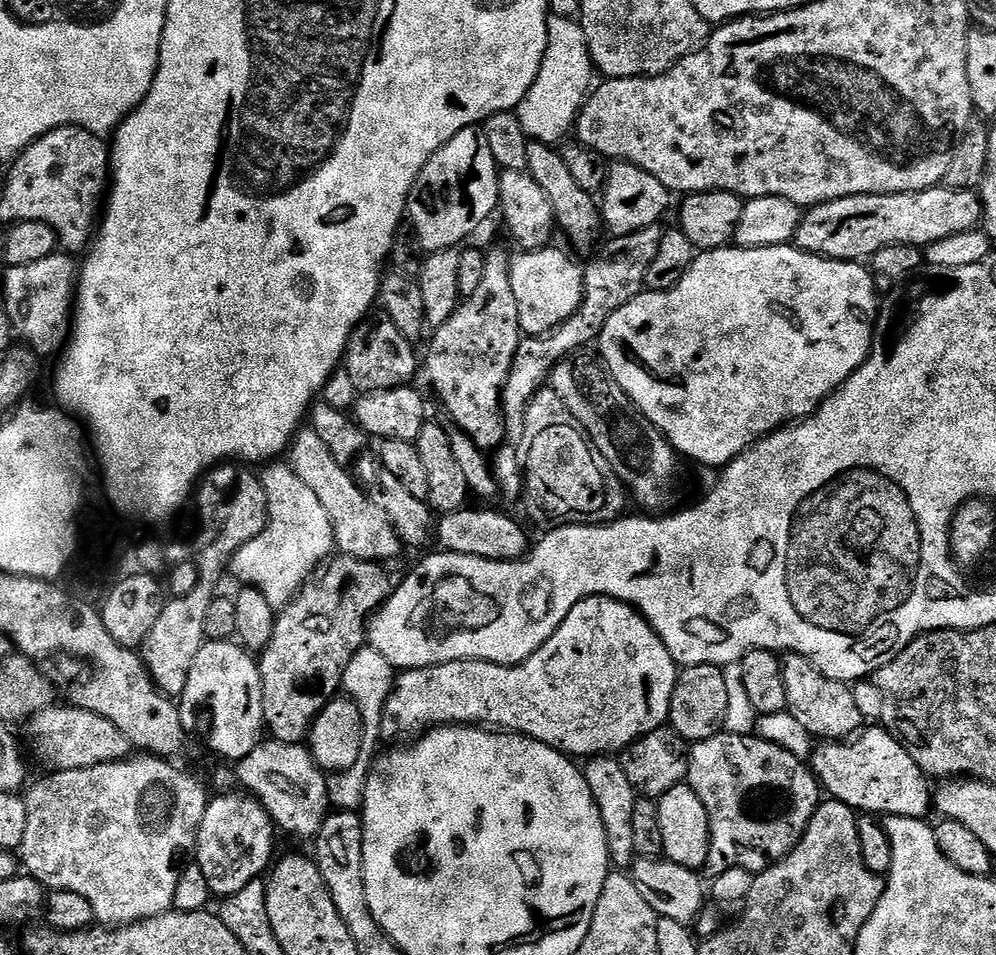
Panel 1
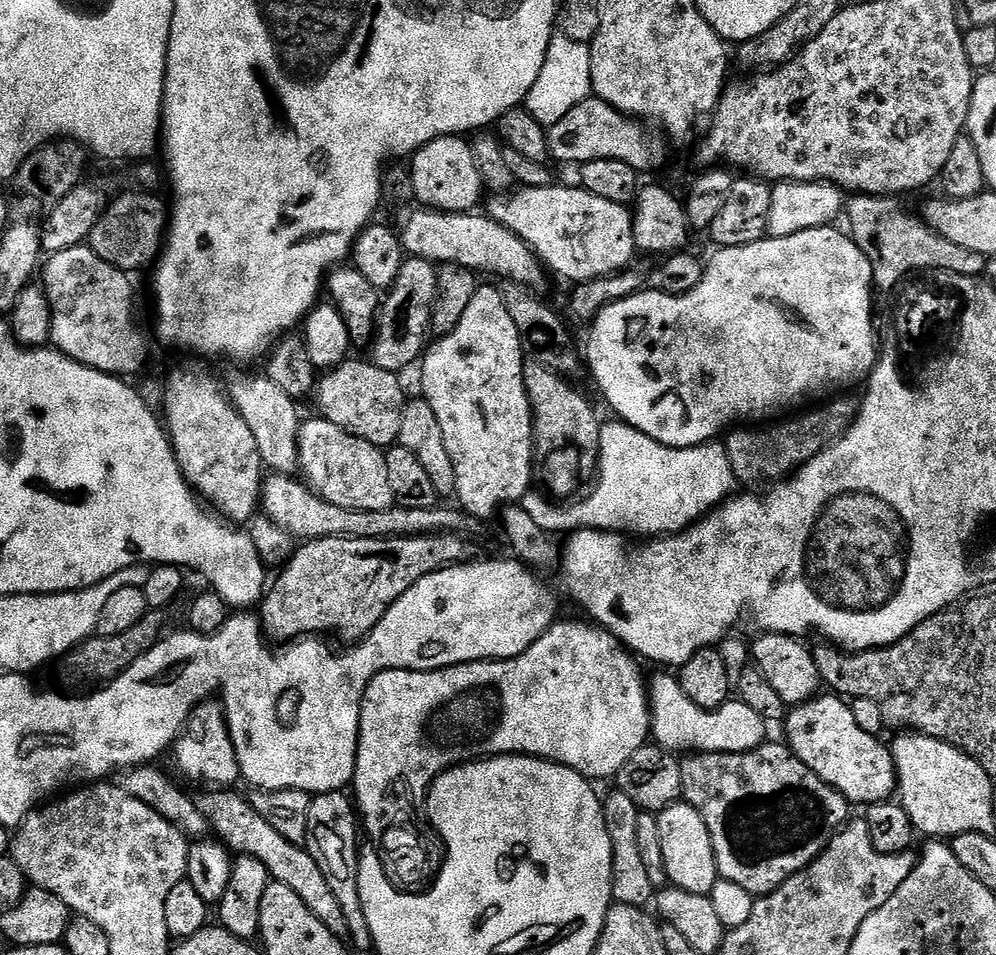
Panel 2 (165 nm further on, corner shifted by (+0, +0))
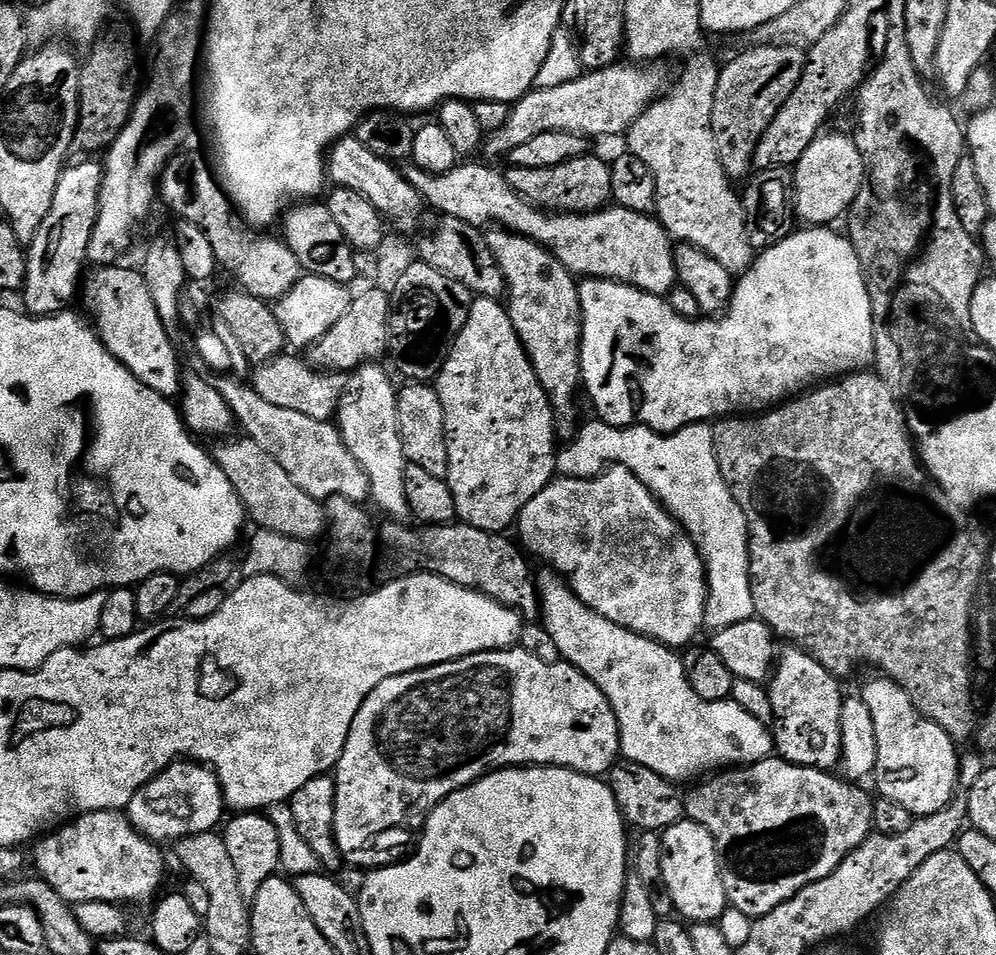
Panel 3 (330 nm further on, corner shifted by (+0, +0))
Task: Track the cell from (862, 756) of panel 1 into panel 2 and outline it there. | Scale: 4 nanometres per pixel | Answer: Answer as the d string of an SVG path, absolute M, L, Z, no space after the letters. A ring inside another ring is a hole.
M824 695L795 705L787 713L783 724L788 747L822 782L844 795L849 805L867 806L892 800L897 791L896 767L889 745L883 744L879 735L862 730L858 722L854 722L851 707L841 697Z

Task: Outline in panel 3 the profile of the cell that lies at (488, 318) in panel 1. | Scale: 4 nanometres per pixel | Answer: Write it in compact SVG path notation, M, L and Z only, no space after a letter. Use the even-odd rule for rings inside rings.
M481 296L473 299L470 306L470 318L466 318L466 326L462 326L462 330L446 358L446 366L442 366L442 370L435 378L434 387L438 398L442 402L444 421L446 422L446 442L448 443L448 475L446 479L450 490L454 494L456 515L463 523L474 526L478 530L503 533L505 530L508 530L504 528L510 527L511 524L513 527L519 521L520 511L547 484L552 483L557 475L556 453L558 451L558 443L556 444L556 440L558 441L558 425L556 415L552 413L552 407L548 401L546 390L542 390L542 382L538 382L538 374L534 374L534 366L530 362L530 358L526 354L518 334L514 330L514 322L510 322L508 309L499 299L491 296Z

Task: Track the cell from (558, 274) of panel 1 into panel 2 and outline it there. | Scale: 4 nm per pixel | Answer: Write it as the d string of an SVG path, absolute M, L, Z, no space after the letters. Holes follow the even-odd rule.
M417 207L417 212L412 212L404 220L404 225L398 228L400 243L408 256L421 256L424 260L431 260L437 266L446 264L463 264L477 273L489 272L492 276L501 276L501 281L525 286L537 286L546 277L545 269L540 263L539 256L529 248L526 242L518 239L513 232L494 222L491 216L481 214L476 216L472 212L438 212L434 208Z

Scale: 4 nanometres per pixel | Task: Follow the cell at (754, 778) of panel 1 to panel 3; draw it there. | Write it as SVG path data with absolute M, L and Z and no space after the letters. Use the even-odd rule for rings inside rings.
M769 758L757 764L717 771L692 786L697 788L686 792L684 815L710 830L718 850L722 886L731 907L753 918L778 910L782 902L790 902L790 898L794 898L798 890L810 886L810 882L818 882L834 874L834 870L838 870L838 866L842 866L842 862L862 846L866 837L873 835L873 793L839 775L832 775L836 774L791 764L789 760Z

